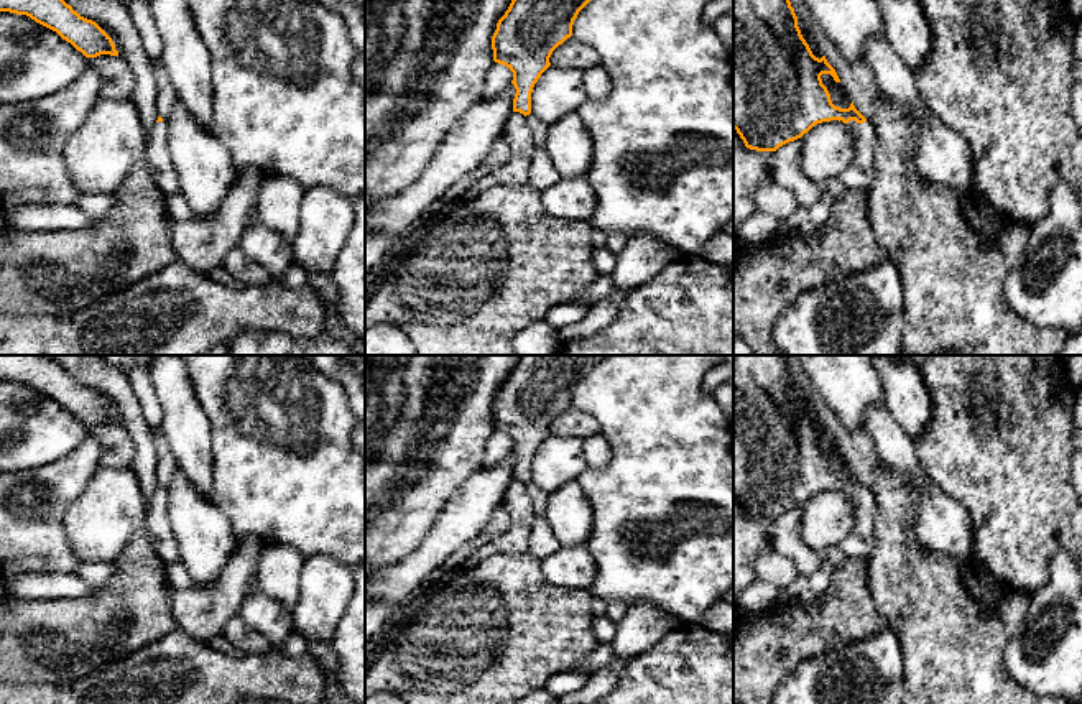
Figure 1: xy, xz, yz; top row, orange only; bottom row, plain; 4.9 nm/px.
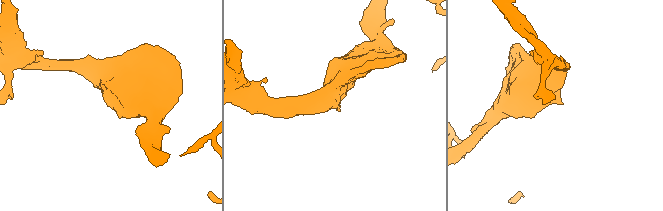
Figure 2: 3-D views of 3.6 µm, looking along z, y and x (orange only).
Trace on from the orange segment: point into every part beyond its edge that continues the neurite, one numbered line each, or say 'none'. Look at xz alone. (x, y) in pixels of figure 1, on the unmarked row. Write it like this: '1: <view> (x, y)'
none

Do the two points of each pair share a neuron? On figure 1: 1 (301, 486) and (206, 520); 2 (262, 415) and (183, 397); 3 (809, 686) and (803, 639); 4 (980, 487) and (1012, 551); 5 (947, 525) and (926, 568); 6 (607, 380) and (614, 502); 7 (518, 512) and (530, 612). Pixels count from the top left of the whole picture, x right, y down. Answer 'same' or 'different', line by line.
1: different
2: different
3: different
4: same
5: different
6: same
7: different

